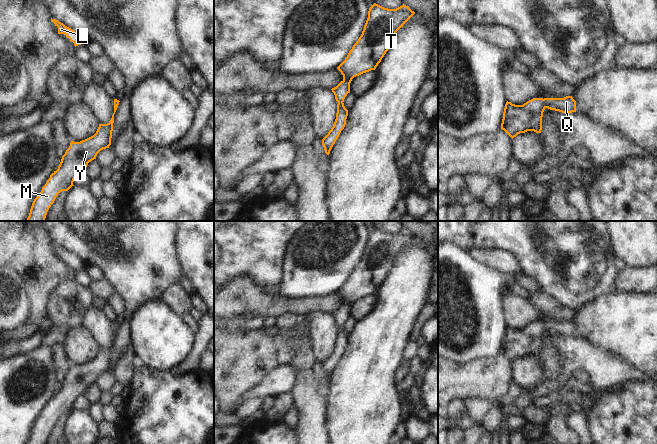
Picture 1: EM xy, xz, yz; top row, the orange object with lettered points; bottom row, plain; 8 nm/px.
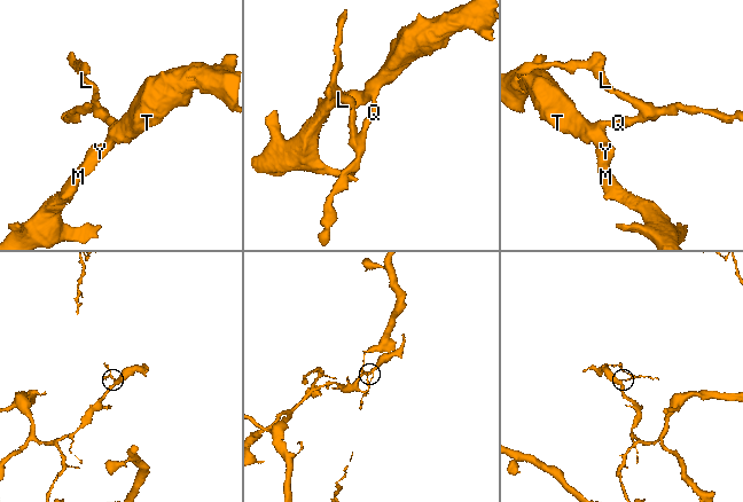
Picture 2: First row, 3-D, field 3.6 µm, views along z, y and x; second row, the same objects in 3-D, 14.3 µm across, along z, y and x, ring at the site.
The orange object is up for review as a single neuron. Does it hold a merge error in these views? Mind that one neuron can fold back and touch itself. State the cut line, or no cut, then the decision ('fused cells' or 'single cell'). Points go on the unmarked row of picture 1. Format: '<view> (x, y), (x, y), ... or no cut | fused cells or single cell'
no cut | single cell

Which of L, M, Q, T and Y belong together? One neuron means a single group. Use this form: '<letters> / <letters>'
L M Q T Y

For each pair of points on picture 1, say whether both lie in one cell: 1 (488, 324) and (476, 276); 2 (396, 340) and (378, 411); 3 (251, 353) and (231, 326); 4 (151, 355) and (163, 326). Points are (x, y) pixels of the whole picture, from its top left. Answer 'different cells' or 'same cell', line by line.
1: same cell
2: same cell
3: different cells
4: same cell

